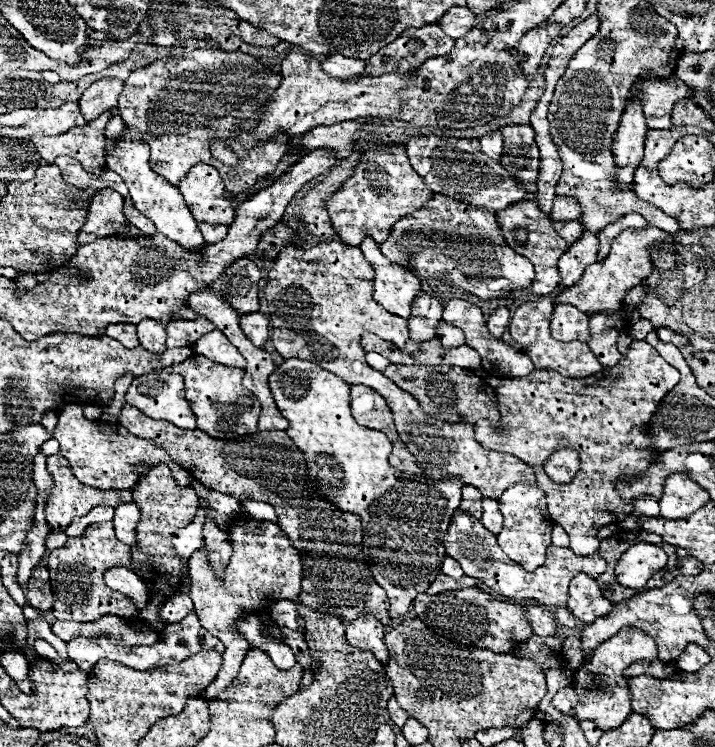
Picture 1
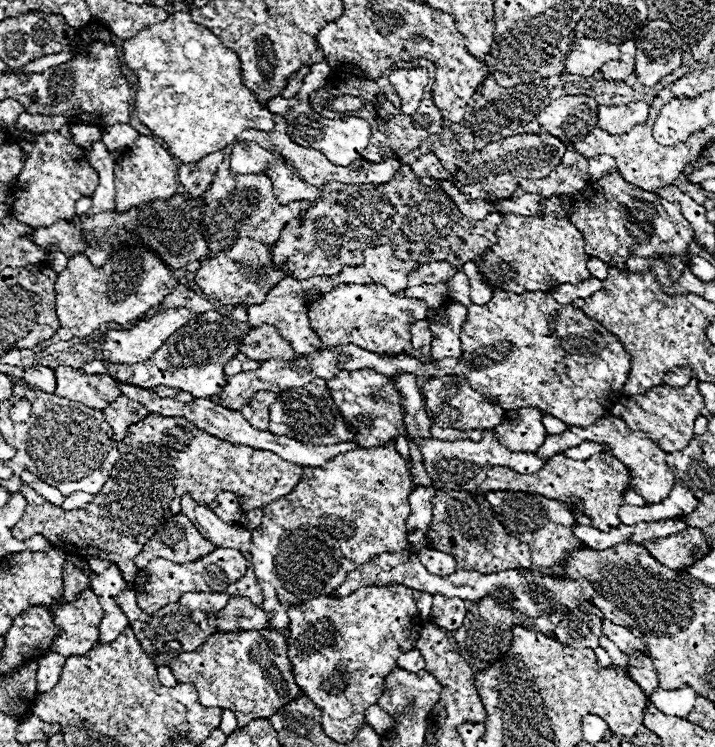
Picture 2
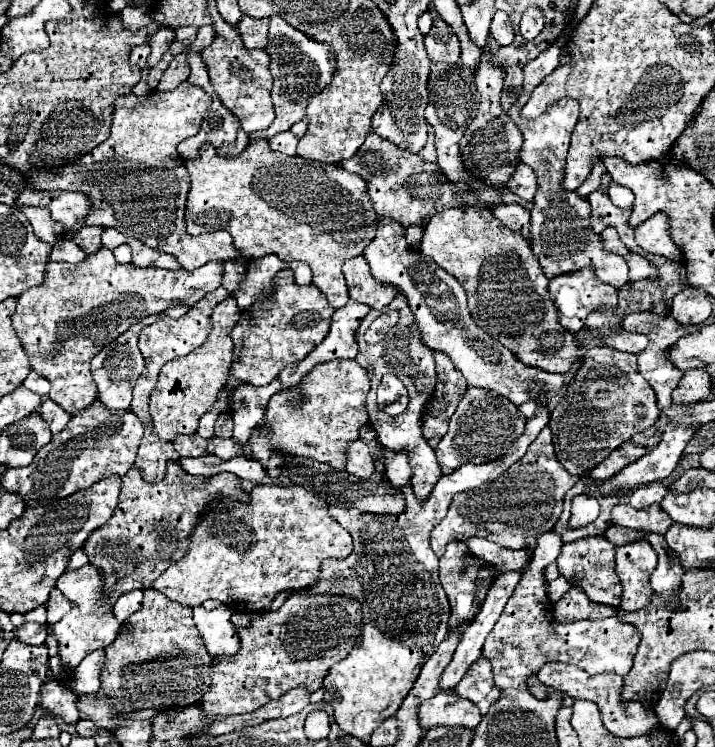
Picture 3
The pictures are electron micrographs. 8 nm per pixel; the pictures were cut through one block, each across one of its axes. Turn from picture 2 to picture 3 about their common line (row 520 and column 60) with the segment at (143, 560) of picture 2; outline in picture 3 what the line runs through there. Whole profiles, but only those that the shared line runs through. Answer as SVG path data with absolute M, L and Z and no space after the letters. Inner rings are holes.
M182 82L170 92L152 90L144 96L130 92L114 102L112 132L106 142L58 170L30 170L20 188L36 192L84 192L92 202L88 216L82 220L84 226L116 228L150 248L176 256L184 270L194 270L210 260L240 258L232 246L230 234L214 232L190 236L184 228L184 206L190 178L176 146L200 132L210 104L212 98L188 82Z

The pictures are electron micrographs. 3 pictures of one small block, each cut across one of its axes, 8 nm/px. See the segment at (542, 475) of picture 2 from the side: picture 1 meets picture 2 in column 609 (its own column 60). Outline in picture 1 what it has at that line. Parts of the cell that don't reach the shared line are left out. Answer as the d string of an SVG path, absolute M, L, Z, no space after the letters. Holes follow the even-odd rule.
M52 454L46 458L46 466L48 466L48 472L54 480L48 496L46 496L46 504L44 504L44 514L46 514L46 522L50 524L52 530L56 532L64 532L64 528L70 524L72 518L78 518L78 516L86 516L86 512L90 512L90 508L98 506L98 504L106 504L106 506L120 506L120 504L126 504L132 500L132 490L98 490L98 488L90 488L86 484L80 484L74 474L72 474L72 468L70 468L70 462L60 456L60 454Z

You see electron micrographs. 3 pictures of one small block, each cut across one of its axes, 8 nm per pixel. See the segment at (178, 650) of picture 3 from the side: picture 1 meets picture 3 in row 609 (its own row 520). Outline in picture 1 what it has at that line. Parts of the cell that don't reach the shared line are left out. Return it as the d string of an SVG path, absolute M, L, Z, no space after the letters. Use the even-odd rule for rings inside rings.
M158 464L144 480L140 480L132 488L132 494L134 494L134 502L138 502L140 508L140 522L136 526L138 546L132 548L132 564L138 576L144 582L148 582L150 594L164 592L162 596L170 598L174 596L172 592L178 590L178 576L182 572L182 562L178 560L178 554L172 548L172 536L178 528L184 528L186 524L192 522L192 516L196 514L198 508L198 496L192 486L176 484L168 464Z

